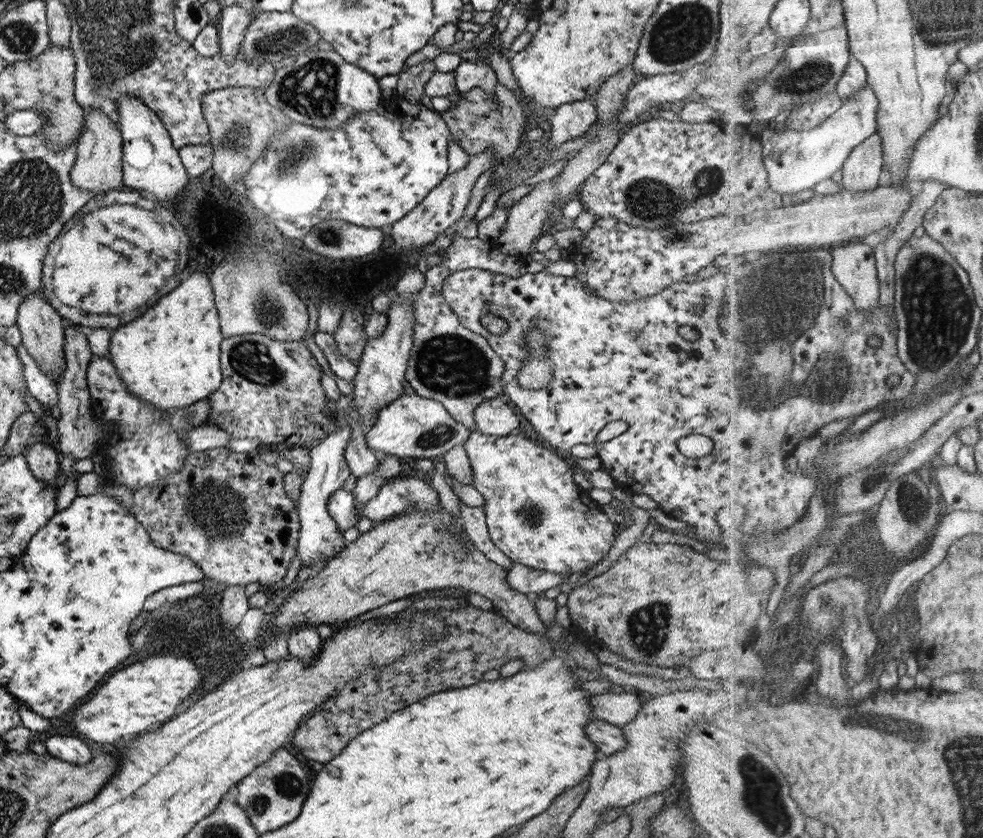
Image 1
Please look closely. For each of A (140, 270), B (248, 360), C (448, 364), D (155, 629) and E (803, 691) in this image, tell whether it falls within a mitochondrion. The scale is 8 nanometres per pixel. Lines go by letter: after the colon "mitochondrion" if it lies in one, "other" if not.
A: mitochondrion
B: mitochondrion
C: mitochondrion
D: mitochondrion
E: other

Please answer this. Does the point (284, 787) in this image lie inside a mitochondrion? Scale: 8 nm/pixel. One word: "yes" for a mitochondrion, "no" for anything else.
yes

